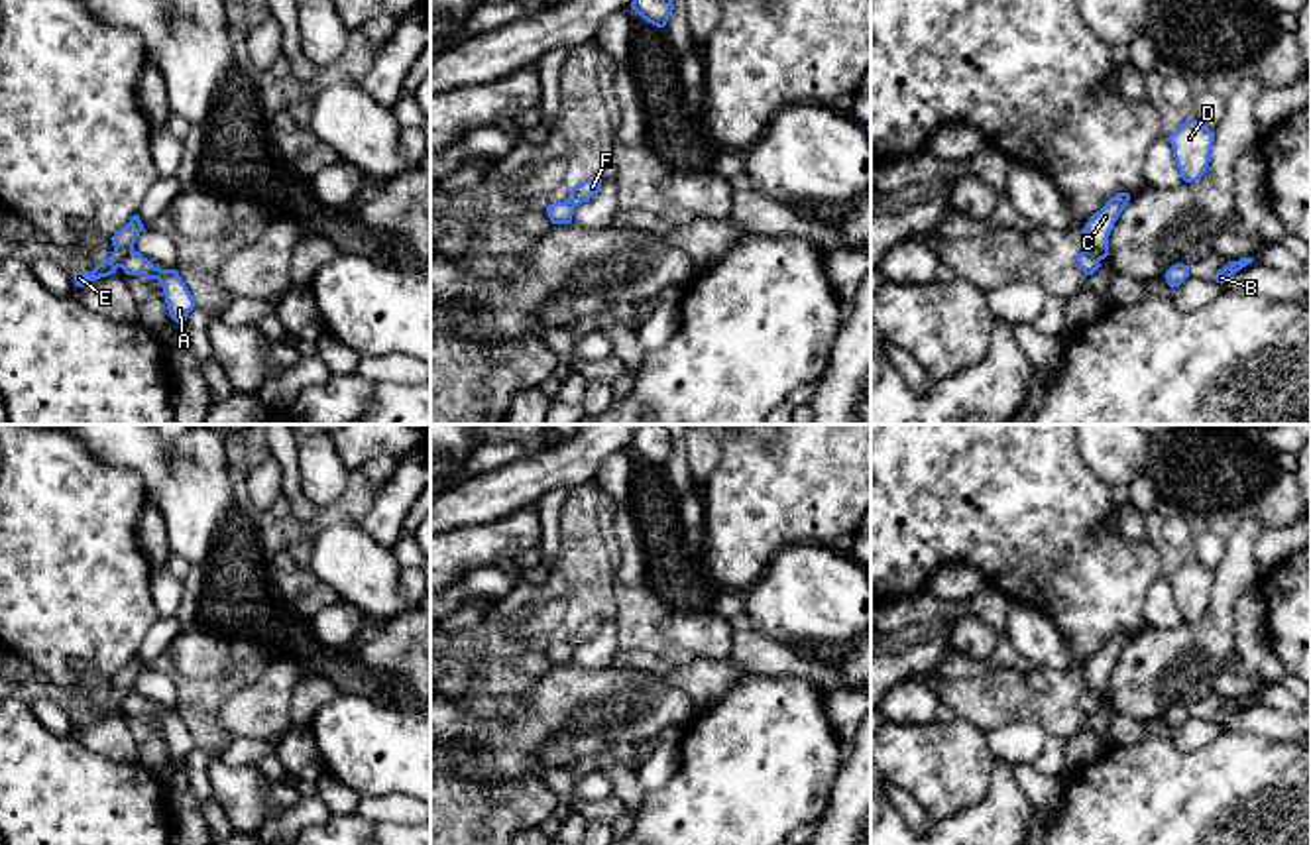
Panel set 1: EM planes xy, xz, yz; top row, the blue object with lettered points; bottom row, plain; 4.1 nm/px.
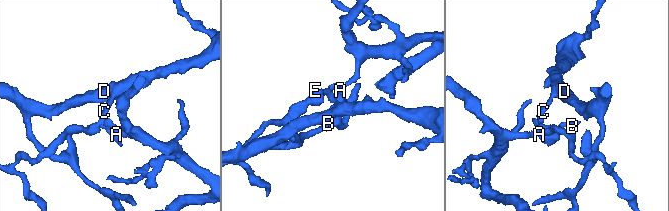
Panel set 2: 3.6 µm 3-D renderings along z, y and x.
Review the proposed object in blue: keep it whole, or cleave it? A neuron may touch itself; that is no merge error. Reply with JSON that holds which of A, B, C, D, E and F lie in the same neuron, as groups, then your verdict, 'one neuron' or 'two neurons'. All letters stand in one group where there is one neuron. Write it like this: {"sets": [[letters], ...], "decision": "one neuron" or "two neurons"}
{"sets": [["A", "B", "F"], ["C", "D", "E"]], "decision": "two neurons"}

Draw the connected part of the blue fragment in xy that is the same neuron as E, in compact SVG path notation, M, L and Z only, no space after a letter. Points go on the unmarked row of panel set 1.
M134 654L130 662L110 678L114 686L112 696L98 704L90 713L75 713L75 727L85 727L94 719L116 713L116 709L122 707L122 702L134 692L134 684L142 670L143 664L140 656Z

